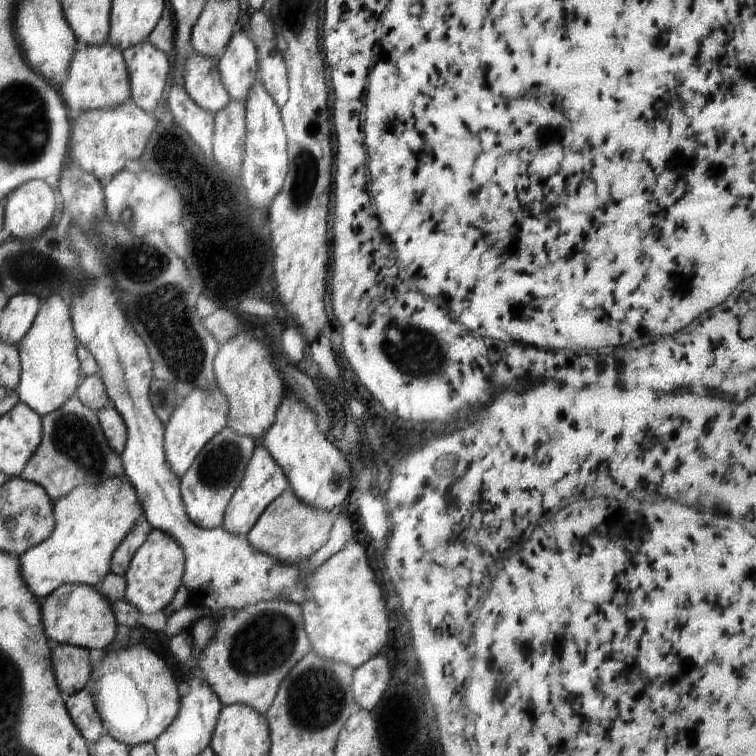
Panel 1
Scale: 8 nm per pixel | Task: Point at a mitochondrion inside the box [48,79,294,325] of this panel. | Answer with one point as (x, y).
(80, 226)

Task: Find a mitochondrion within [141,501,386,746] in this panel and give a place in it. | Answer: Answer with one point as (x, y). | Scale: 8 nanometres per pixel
(267, 640)

